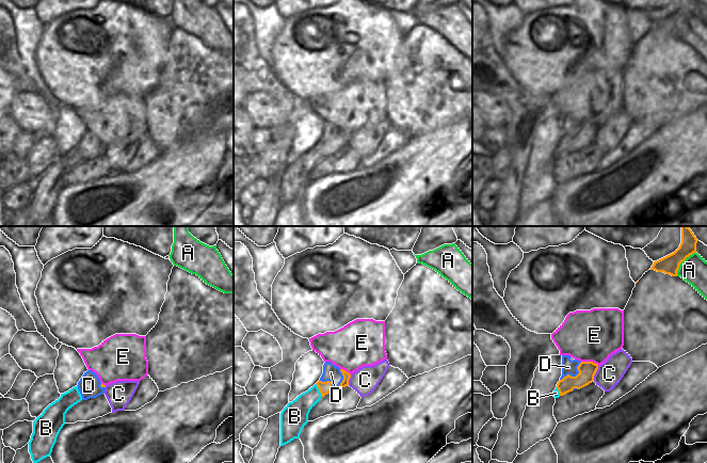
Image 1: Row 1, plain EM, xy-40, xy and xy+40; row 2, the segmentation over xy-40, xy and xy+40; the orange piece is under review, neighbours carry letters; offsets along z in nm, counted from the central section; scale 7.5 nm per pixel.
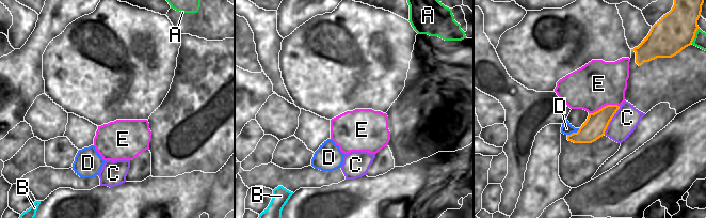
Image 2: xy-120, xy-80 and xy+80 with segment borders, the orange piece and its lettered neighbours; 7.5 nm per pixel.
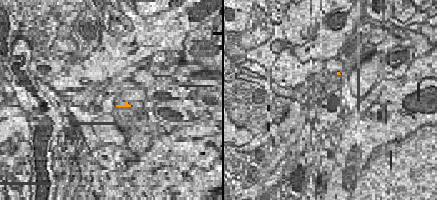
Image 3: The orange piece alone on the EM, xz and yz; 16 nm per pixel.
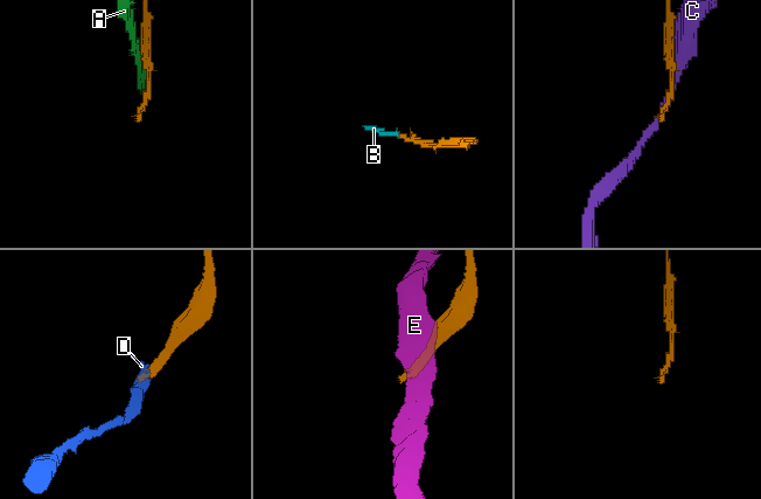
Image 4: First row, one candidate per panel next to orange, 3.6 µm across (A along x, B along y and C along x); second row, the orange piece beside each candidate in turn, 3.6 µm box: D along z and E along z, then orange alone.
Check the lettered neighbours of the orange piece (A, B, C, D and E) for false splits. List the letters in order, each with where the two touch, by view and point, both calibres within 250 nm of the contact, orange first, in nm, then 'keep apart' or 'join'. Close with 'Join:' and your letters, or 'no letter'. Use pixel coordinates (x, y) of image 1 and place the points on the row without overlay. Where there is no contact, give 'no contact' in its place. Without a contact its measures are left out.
A: xy+40 (681, 22) | 140/200 nm | keep apart
B: xy (319, 150) | 100/180 nm | join
C: xy+40 (595, 133) | 130/190 nm | keep apart
D: xy+40 (574, 138) | 130/110 nm | keep apart
E: xy+40 (590, 123) | 130/380 nm | keep apart
Join: B

